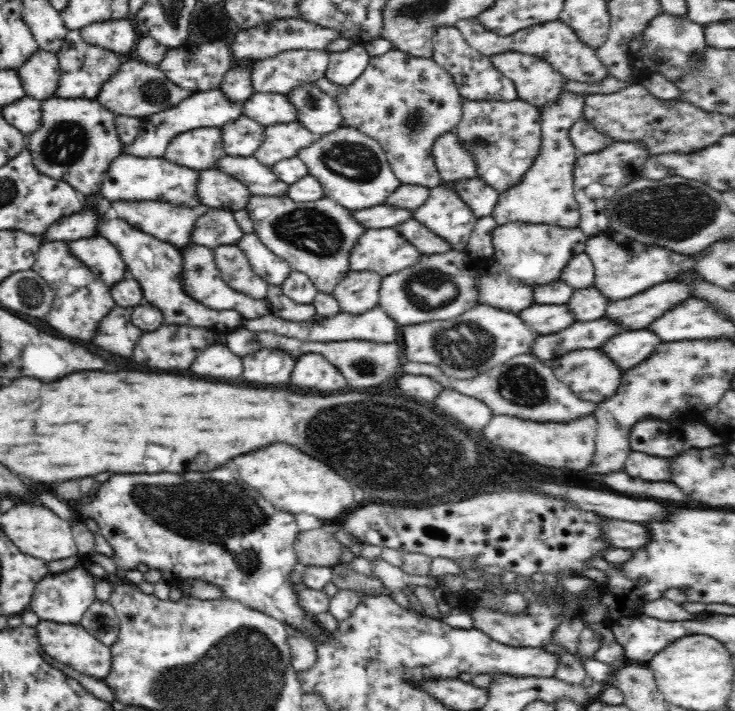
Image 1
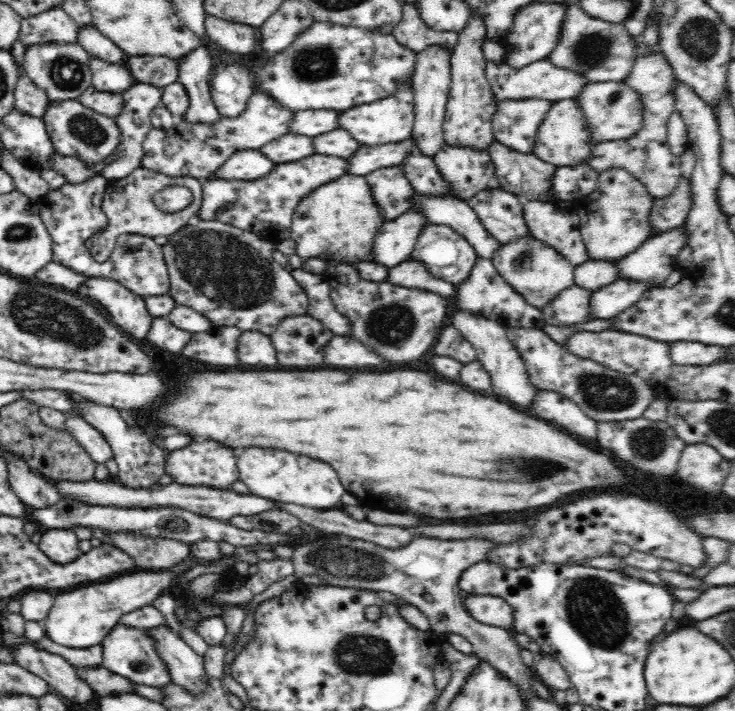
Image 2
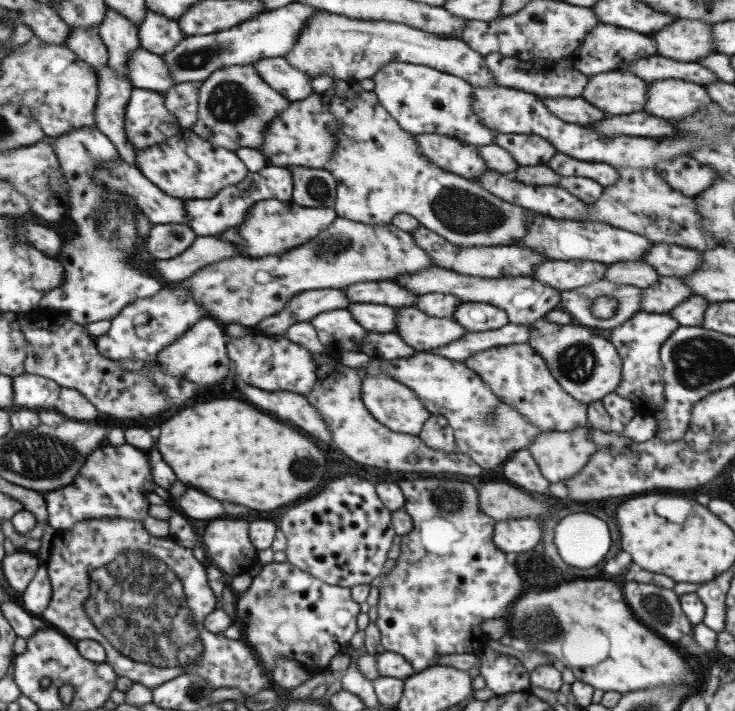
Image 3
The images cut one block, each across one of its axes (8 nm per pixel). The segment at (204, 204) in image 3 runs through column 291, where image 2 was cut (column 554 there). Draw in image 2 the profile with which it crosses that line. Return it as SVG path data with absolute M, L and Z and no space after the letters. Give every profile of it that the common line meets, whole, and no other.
M588 162L576 167L558 167L551 180L554 199L574 202L583 196L590 195L597 185L598 173Z

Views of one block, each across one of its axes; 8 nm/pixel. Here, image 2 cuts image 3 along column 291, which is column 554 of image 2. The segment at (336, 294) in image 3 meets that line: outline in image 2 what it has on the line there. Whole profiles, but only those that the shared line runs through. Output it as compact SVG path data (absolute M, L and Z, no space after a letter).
M578 285L562 290L552 302L541 308L544 318L552 326L574 326L586 324L594 317L590 315L592 291Z

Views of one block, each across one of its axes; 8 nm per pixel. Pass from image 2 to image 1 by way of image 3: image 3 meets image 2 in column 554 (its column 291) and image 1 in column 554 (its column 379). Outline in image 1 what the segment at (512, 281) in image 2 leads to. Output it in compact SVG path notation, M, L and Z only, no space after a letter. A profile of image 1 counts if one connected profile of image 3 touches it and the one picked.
M507 222L493 232L494 256L504 272L526 286L545 285L558 281L569 260L585 252L589 235L579 226L563 227L544 223Z

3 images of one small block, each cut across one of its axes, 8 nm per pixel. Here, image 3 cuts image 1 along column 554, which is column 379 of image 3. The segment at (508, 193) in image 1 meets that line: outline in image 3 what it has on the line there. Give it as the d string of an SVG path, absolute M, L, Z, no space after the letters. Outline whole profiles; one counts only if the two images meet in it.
M336 81L332 88L320 94L337 118L336 150L325 170L336 180L334 207L338 217L372 225L387 225L400 213L409 214L419 224L442 238L460 246L506 246L527 233L531 218L538 212L508 203L488 192L479 183L462 175L442 171L420 153L414 135L406 133L398 121L380 104L374 91L362 89L359 81Z

